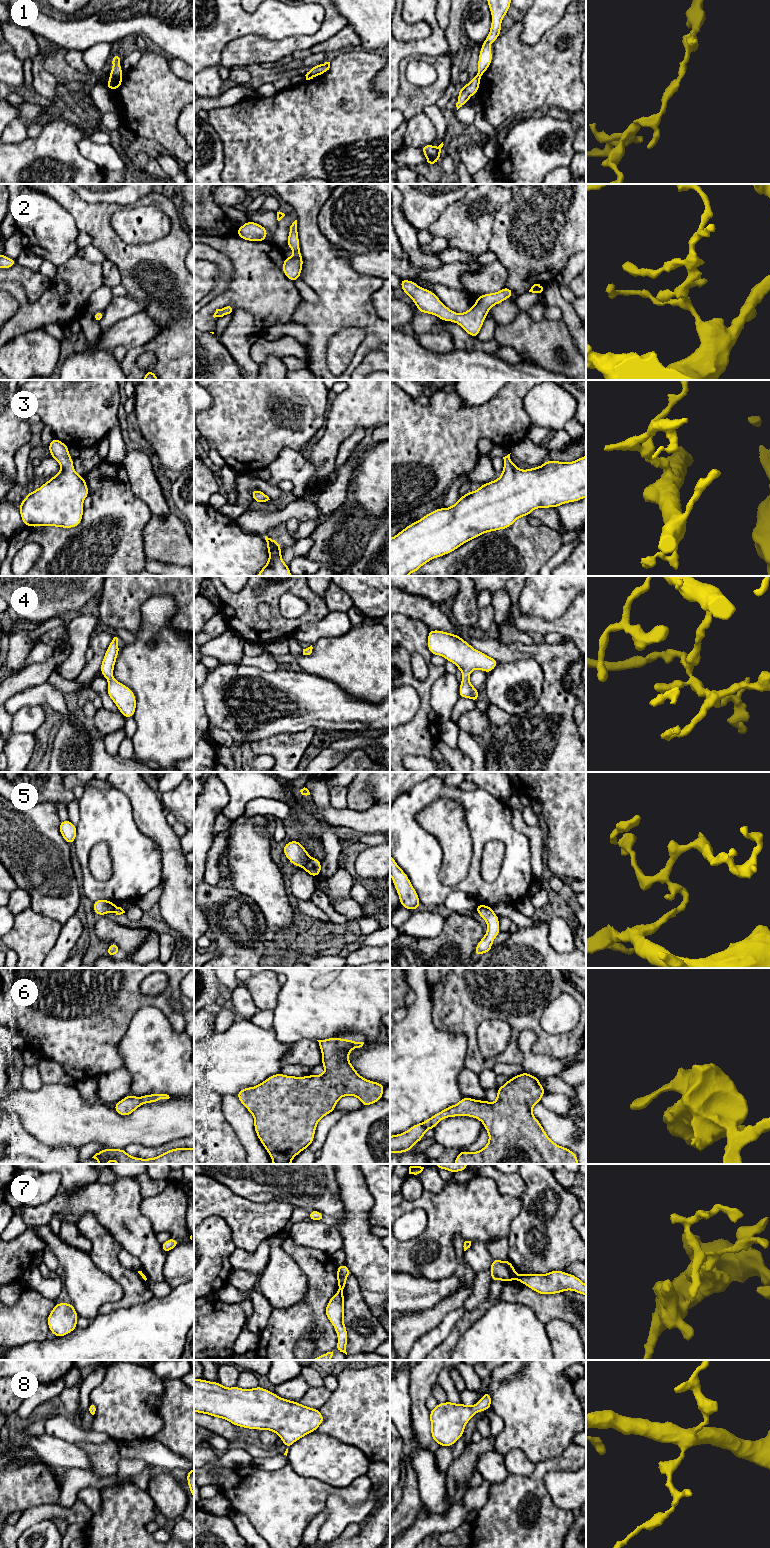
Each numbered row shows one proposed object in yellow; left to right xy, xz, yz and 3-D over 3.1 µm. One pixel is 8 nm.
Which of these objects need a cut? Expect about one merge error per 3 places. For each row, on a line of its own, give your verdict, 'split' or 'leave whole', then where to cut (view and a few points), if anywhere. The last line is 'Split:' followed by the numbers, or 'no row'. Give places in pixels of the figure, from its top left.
1: split; cut xy (110, 77), (119, 78)
2: leave whole; cut none
3: leave whole; cut none
4: leave whole; cut none
5: split; cut xz (310, 858), (304, 867)
6: leave whole; cut none
7: split; cut yz (516, 1275), (517, 1278)
8: leave whole; cut none
Split: 1, 5, 7

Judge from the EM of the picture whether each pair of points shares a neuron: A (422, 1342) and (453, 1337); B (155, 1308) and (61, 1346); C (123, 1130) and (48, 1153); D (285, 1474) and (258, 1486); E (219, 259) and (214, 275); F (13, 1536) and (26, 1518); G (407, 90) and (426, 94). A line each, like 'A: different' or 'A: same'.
A: different
B: same
C: different
D: same
E: different
F: same
G: same

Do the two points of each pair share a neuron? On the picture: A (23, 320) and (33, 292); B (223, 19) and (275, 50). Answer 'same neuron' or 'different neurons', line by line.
A: different neurons
B: different neurons

